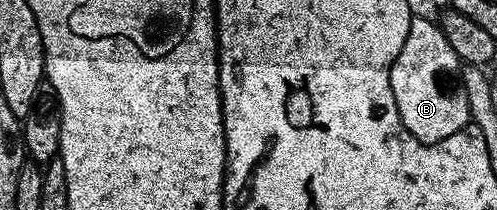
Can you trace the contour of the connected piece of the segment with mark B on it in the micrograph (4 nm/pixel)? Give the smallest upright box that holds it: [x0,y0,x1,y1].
[390,16,471,146]

